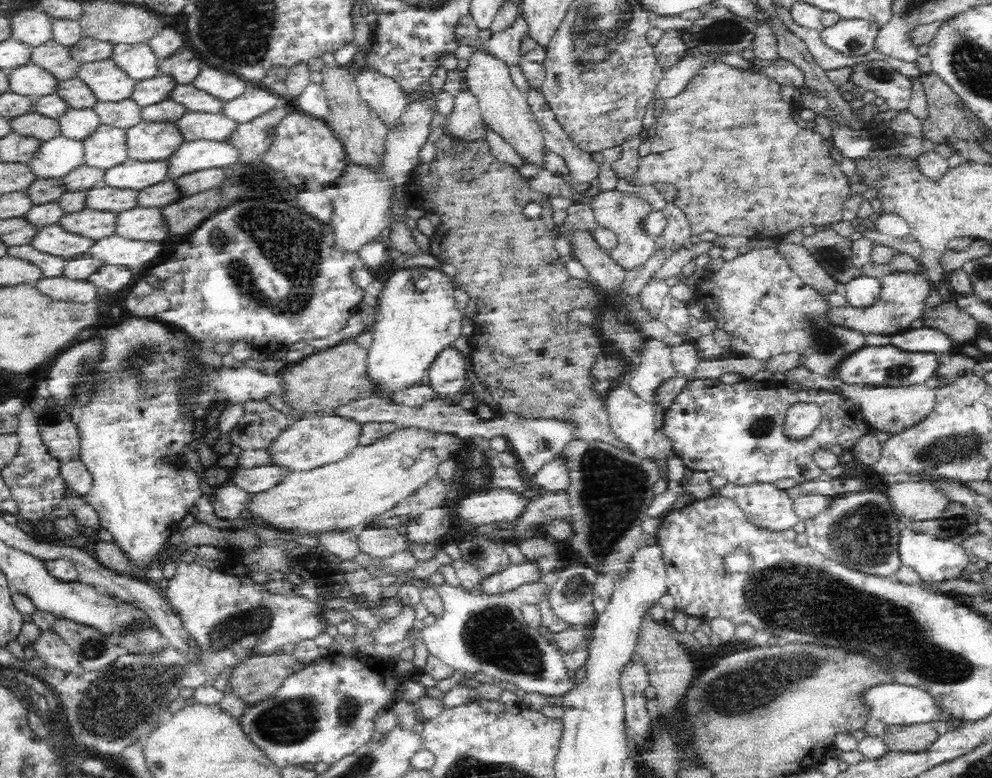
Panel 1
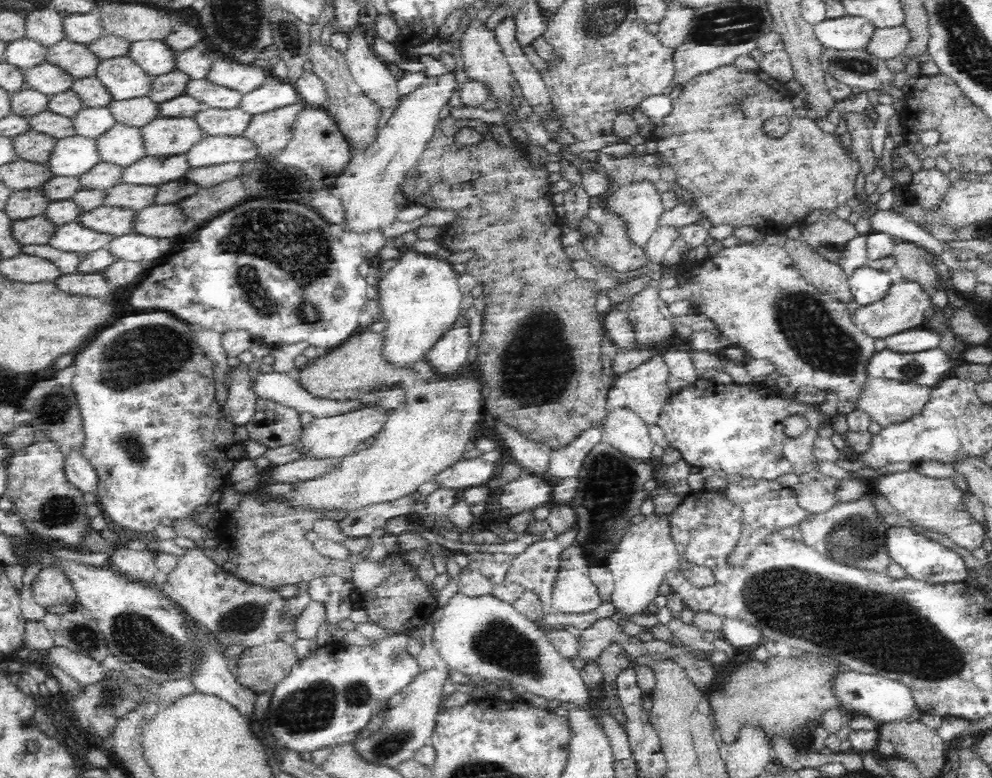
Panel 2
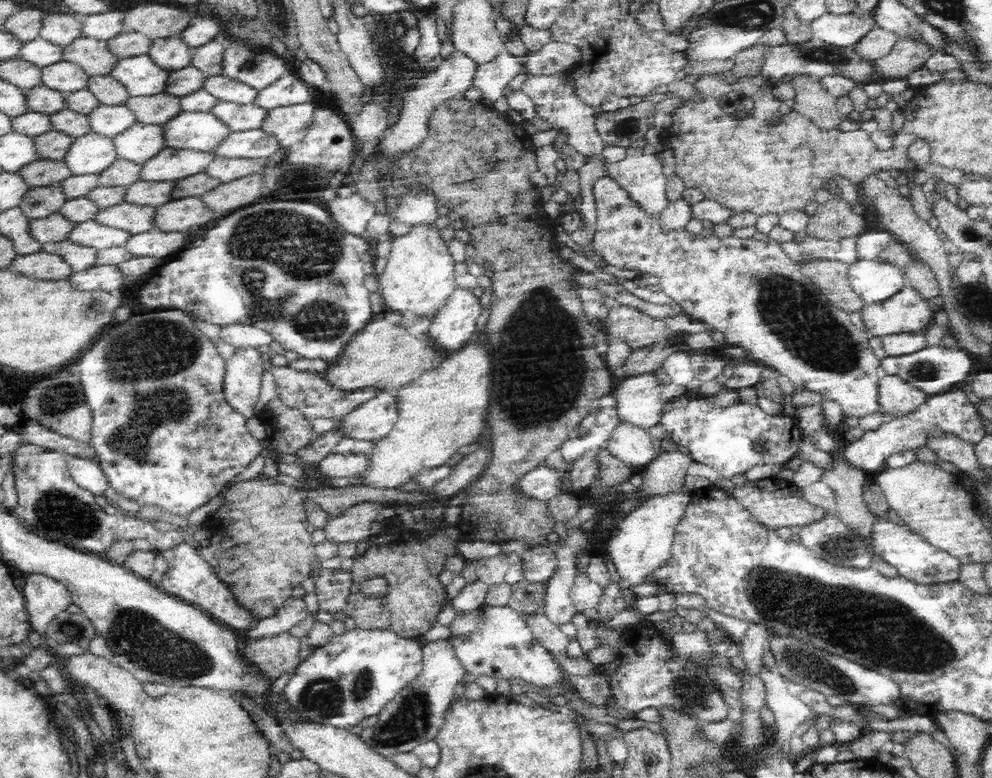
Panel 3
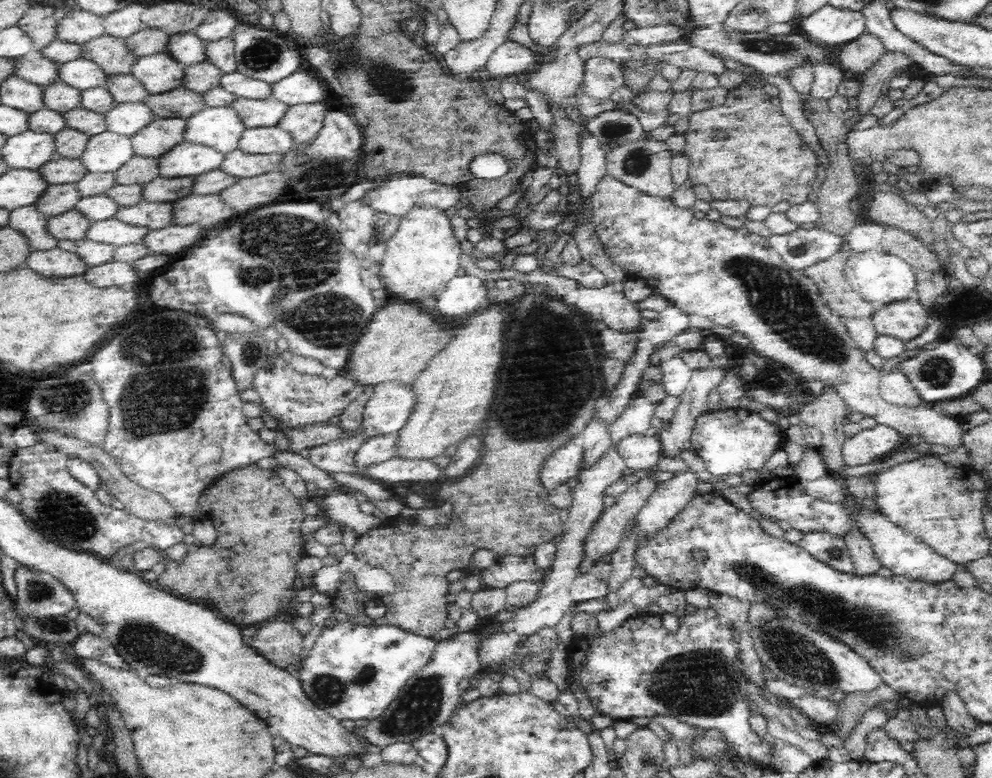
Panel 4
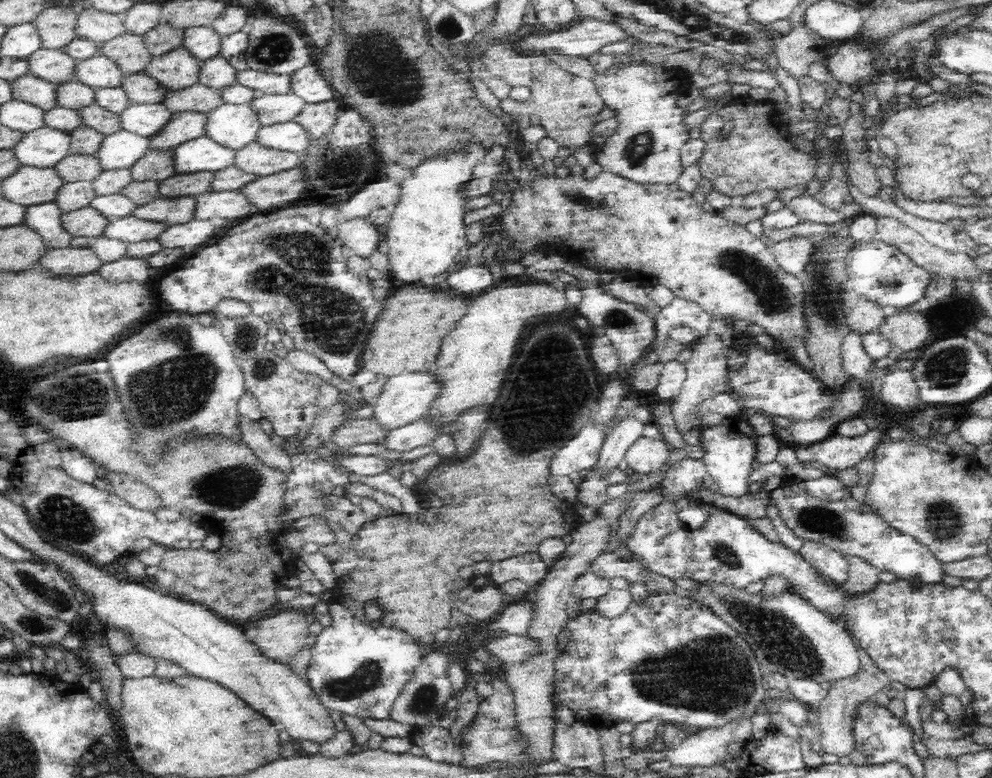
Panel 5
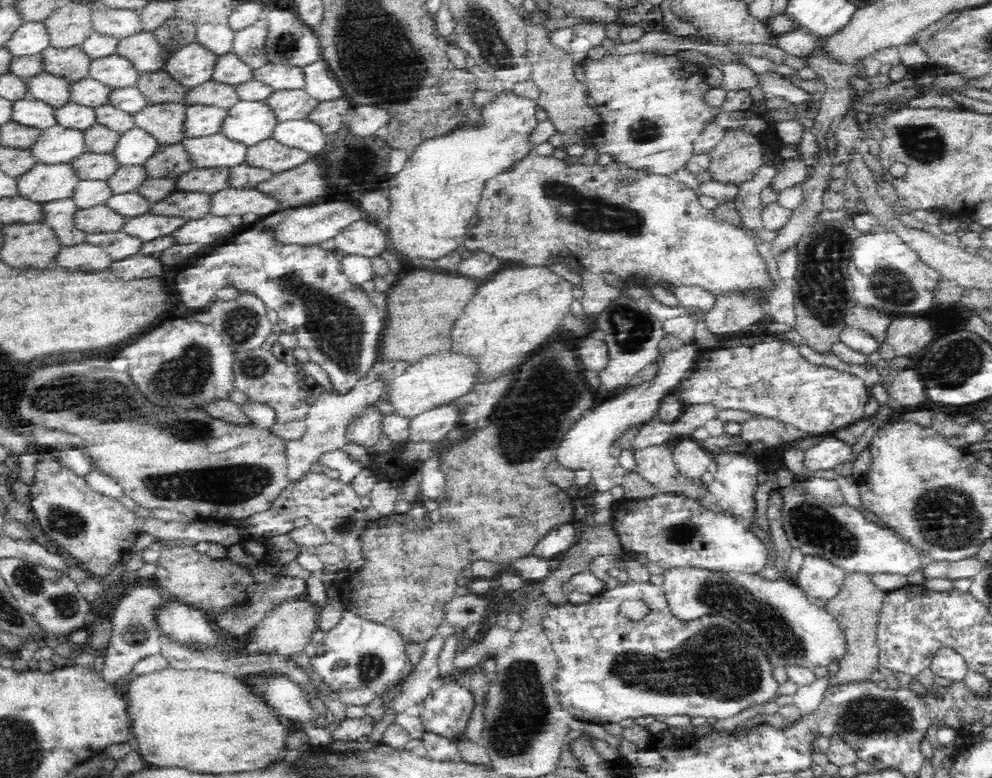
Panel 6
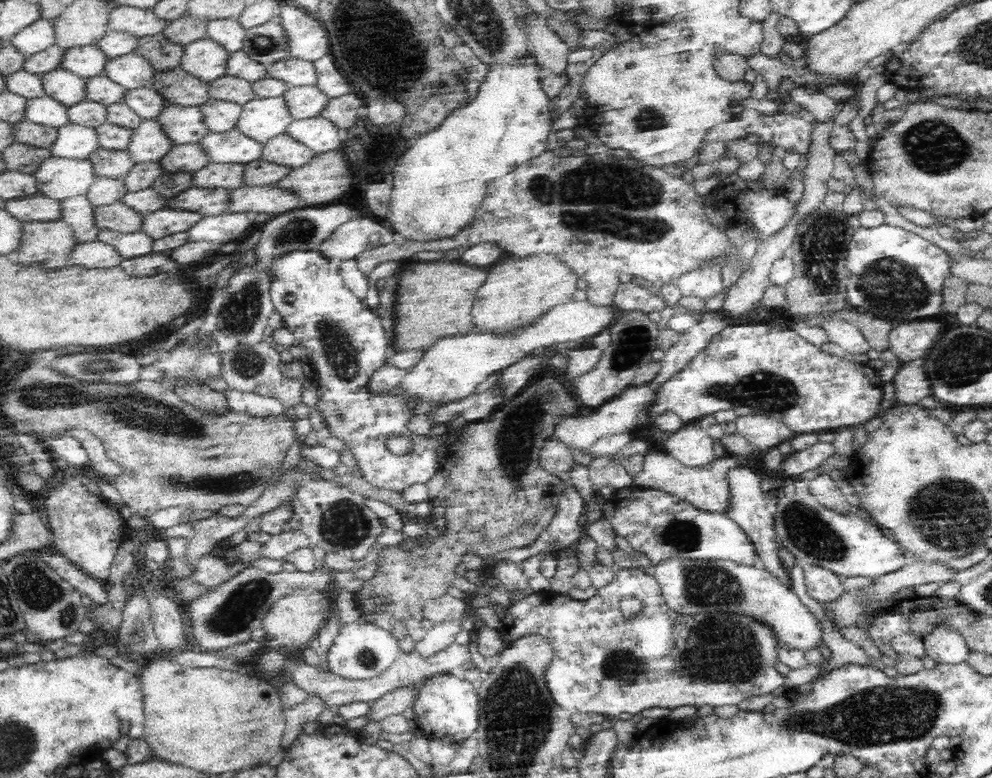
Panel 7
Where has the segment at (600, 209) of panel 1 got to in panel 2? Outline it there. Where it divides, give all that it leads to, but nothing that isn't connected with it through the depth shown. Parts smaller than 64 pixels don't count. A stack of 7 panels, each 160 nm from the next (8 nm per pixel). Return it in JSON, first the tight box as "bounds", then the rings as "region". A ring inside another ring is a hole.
{"bounds":[609,179,664,246],"region":[[[644,179],[643,181],[622,183],[616,192],[609,196],[609,210],[620,213],[628,221],[630,239],[636,241],[639,245],[645,246],[650,235],[659,225],[662,214],[664,214],[661,193],[662,191],[656,187],[654,181]]]}

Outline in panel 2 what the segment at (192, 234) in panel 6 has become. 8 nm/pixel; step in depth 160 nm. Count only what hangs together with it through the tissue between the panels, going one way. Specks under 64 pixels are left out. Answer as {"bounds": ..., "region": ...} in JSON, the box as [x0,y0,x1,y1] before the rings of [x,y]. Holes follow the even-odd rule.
{"bounds":[108,232,172,265],"region":[[[136,232],[114,238],[108,244],[108,251],[125,261],[143,261],[147,265],[152,260],[167,258],[172,252],[172,240],[146,236]]]}

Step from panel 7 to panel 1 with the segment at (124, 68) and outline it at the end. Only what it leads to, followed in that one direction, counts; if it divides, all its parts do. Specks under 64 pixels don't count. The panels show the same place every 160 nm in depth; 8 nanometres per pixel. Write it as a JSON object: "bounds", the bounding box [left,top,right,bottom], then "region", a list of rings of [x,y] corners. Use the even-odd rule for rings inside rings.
{"bounds":[9,64,58,98],"region":[[[36,64],[25,66],[9,71],[10,90],[22,96],[38,98],[54,94],[58,90],[58,80],[44,68]]]}

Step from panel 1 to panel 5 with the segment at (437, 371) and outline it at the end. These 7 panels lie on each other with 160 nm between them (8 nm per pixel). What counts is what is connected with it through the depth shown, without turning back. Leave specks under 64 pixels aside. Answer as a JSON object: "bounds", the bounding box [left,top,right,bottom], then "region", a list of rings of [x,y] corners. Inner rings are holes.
{"bounds":[446,264,494,297],"region":[[[463,264],[460,270],[450,273],[446,284],[446,287],[452,291],[460,291],[472,297],[483,293],[489,286],[494,285],[494,276],[492,276],[489,265],[467,266]]]}

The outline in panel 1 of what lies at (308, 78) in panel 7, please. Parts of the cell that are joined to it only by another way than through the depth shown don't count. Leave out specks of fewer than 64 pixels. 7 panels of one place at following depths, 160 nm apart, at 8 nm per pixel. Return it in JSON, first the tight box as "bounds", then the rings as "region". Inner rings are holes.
{"bounds":[170,84,224,114],"region":[[[177,84],[170,92],[170,99],[184,103],[188,110],[216,114],[224,111],[224,100],[196,87],[196,84]]]}

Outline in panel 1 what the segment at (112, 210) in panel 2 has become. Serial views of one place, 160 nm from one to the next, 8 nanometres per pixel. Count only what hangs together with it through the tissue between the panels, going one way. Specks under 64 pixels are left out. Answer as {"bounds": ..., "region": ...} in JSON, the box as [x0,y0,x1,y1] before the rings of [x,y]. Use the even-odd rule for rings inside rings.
{"bounds":[58,207,118,240],"region":[[[86,207],[75,213],[66,213],[58,223],[70,232],[100,240],[116,235],[116,220],[118,220],[118,213]]]}

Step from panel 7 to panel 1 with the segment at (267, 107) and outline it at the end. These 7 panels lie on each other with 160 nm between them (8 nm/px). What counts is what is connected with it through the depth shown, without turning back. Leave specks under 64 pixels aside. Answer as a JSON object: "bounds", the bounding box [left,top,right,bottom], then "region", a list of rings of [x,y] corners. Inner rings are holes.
{"bounds":[126,121,186,161],"region":[[[143,121],[126,133],[129,158],[141,161],[167,160],[186,142],[176,121]]]}

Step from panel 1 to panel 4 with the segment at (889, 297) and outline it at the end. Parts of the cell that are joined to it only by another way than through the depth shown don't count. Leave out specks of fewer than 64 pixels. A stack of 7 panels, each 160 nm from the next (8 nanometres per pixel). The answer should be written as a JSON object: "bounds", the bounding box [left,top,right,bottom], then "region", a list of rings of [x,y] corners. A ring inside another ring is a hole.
{"bounds":[871,296,928,342],"region":[[[915,296],[879,306],[871,315],[876,332],[879,335],[892,336],[902,342],[918,338],[928,326],[928,309],[924,308]]]}

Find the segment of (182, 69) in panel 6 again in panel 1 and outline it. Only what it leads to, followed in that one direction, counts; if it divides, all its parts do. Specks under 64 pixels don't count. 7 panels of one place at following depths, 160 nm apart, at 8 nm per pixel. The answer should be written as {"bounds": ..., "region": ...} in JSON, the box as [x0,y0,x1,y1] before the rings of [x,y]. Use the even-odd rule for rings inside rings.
{"bounds":[77,58,138,102],"region":[[[112,58],[84,63],[77,78],[90,86],[94,96],[102,102],[132,99],[132,92],[138,84],[138,81],[126,73]]]}

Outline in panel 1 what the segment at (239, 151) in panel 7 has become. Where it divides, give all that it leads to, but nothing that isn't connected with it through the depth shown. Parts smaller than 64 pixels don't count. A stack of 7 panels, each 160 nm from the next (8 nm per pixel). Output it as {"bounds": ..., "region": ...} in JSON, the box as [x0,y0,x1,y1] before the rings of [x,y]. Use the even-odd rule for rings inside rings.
{"bounds":[104,158,169,190],"region":[[[129,158],[106,171],[104,184],[116,188],[144,190],[168,179],[169,174],[167,160],[141,161]]]}

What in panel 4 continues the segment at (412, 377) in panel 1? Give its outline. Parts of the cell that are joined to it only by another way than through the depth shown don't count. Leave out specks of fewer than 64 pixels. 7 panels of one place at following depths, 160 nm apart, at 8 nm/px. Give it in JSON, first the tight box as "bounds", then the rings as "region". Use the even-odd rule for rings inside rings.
{"bounds":[378,205,461,301],"region":[[[414,205],[400,218],[400,225],[396,233],[387,240],[383,261],[379,264],[378,274],[382,280],[382,286],[386,288],[390,298],[406,298],[409,301],[418,301],[423,296],[438,294],[444,289],[445,284],[457,276],[460,260],[461,243],[454,235],[450,216],[446,216],[446,209],[431,207],[430,205]]]}

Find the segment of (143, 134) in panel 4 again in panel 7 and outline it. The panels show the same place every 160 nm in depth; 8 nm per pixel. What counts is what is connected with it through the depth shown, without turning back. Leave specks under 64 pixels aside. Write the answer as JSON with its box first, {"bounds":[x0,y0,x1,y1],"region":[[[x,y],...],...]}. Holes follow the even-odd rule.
{"bounds":[200,98,243,132],"region":[[[211,98],[200,107],[211,132],[229,132],[237,128],[243,105]]]}

